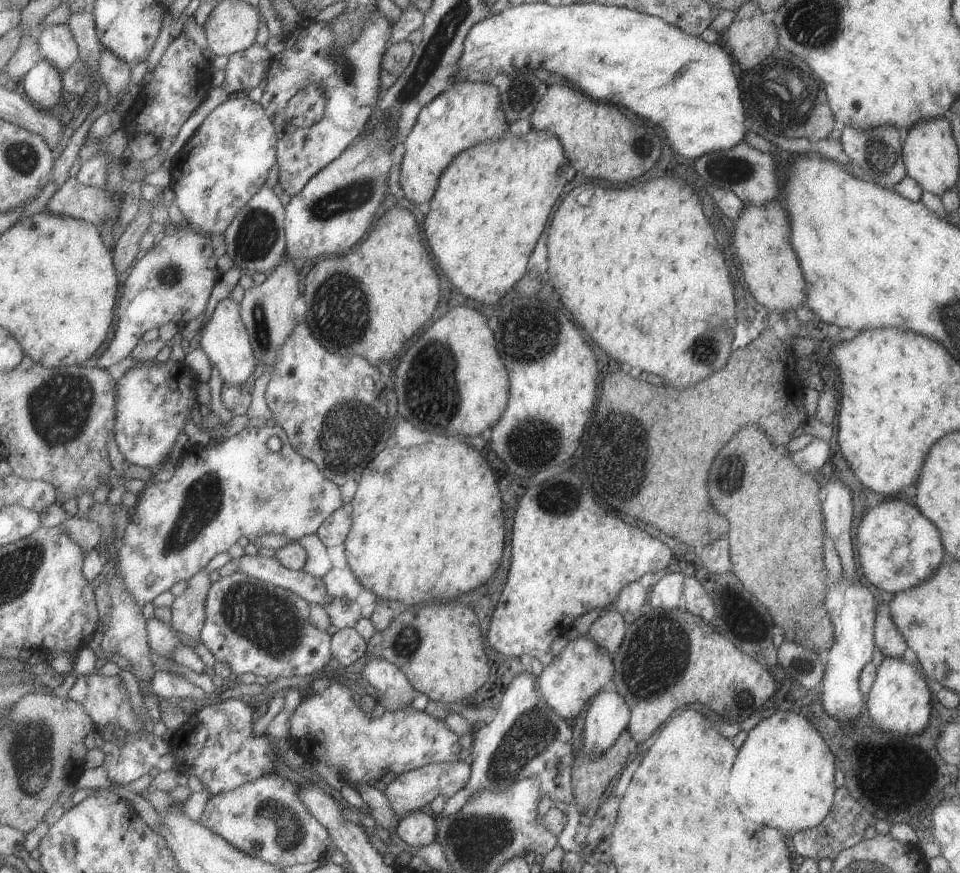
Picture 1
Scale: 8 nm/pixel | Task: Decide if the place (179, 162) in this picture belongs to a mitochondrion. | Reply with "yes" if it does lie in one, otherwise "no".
no

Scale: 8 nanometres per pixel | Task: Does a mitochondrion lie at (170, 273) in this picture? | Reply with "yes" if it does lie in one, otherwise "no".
yes

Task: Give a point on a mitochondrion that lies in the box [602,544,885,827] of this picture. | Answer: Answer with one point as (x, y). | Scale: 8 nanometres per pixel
(655, 653)

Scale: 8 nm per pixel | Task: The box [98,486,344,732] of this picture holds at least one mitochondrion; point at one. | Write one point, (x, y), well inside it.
(270, 622)

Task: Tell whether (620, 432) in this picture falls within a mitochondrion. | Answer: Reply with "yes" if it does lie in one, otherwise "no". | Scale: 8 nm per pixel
yes

